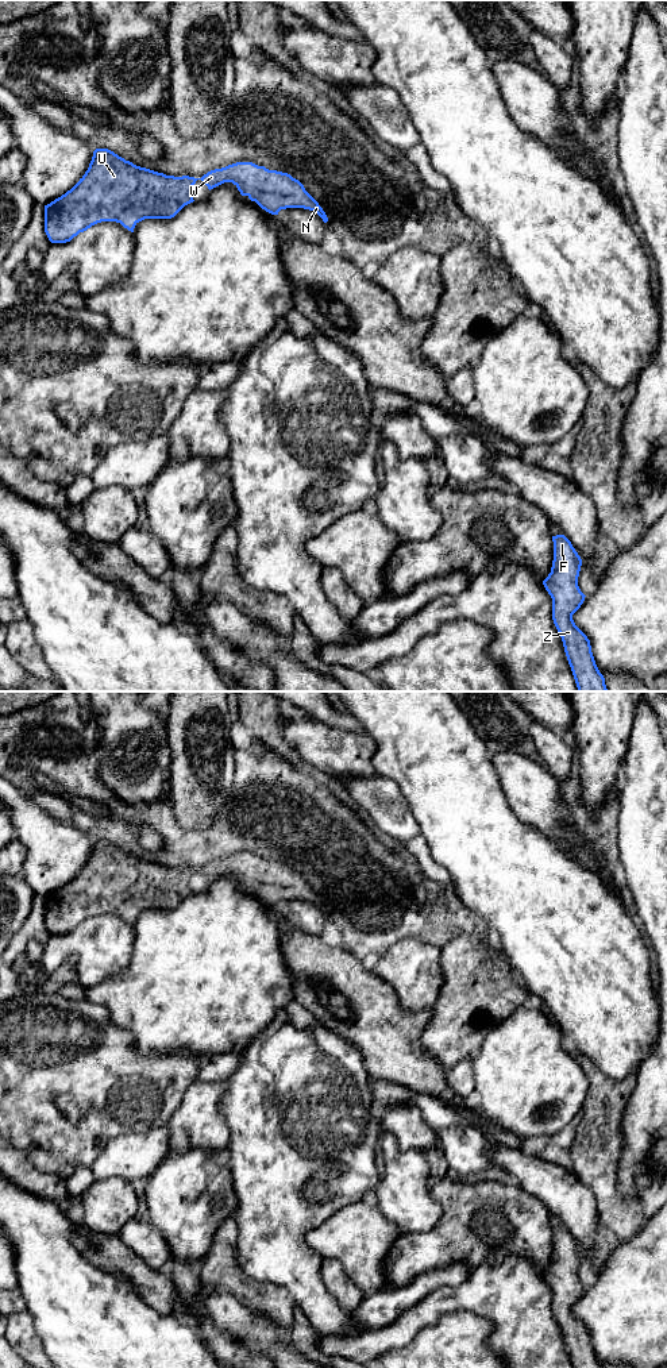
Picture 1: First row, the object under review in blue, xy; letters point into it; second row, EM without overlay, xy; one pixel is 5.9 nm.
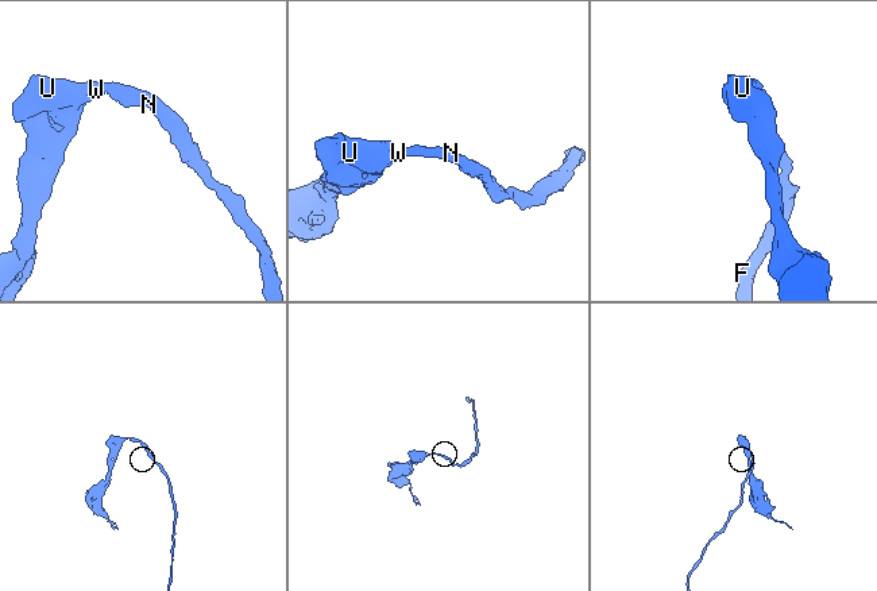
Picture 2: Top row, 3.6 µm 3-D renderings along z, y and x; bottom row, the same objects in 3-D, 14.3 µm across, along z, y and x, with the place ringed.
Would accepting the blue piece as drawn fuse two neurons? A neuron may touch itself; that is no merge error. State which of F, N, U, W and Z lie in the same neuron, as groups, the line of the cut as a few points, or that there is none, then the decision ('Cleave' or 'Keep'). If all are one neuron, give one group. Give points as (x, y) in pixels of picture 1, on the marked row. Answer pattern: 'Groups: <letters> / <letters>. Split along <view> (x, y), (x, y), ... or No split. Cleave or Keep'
Groups: F N U W Z. No split. Keep

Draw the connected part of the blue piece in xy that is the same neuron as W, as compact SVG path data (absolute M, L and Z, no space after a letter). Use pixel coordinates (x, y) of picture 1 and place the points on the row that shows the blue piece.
M96 149L80 181L45 205L45 232L51 243L70 242L101 221L116 221L134 232L139 221L171 219L193 203L192 188L197 180L209 190L232 182L242 196L271 215L286 208L304 208L328 221L319 203L288 173L236 162L201 178L174 177L136 166L108 149Z

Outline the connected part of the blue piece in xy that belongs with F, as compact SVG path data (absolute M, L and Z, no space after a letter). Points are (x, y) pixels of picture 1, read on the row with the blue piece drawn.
M564 535L552 536L552 542L552 567L543 585L552 598L552 620L562 637L578 691L608 691L590 640L572 620L586 597L578 586L582 559Z

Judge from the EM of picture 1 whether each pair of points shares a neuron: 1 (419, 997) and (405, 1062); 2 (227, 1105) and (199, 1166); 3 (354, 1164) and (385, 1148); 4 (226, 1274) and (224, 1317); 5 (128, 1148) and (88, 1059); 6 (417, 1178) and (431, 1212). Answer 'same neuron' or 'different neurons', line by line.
1: different neurons
2: different neurons
3: different neurons
4: different neurons
5: different neurons
6: same neuron

